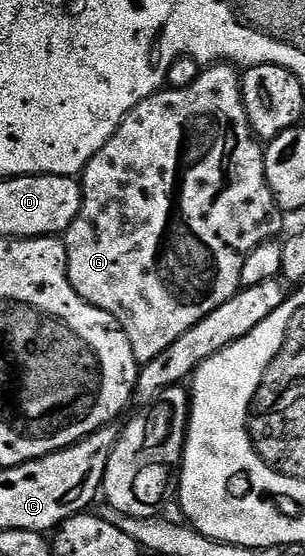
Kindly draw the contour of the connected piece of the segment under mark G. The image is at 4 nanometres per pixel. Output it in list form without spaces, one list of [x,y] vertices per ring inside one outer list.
[[[209,65],[197,76],[197,80],[187,89],[162,89],[149,99],[145,99],[119,125],[117,132],[91,157],[89,164],[79,176],[81,185],[81,208],[66,229],[63,242],[67,253],[67,273],[75,293],[83,297],[91,305],[111,313],[115,321],[127,333],[127,341],[131,341],[131,353],[135,353],[135,361],[144,365],[155,361],[163,349],[175,345],[191,325],[199,325],[211,309],[219,309],[223,301],[227,301],[236,291],[240,291],[243,265],[247,257],[259,245],[270,242],[281,231],[282,212],[273,199],[271,189],[265,176],[265,153],[262,144],[253,134],[247,121],[247,113],[241,96],[241,75],[233,65]]]

